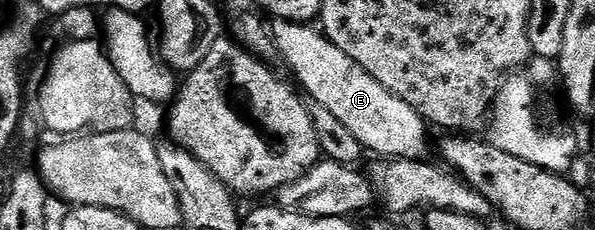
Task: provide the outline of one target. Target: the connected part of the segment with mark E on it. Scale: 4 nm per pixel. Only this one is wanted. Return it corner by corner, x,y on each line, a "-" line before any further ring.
278,18
273,23
272,35
277,55
280,60
282,56
283,62
294,71
293,79
300,88
302,83
301,91
313,103
324,106
328,114
334,115
367,153
375,152
378,158
427,159
426,147
430,144
426,137
428,125
419,112
408,106
408,102
396,98
396,94
380,86
368,70
354,64
352,58
348,58
348,54
344,54
344,50
335,46
317,27
295,24
290,18

